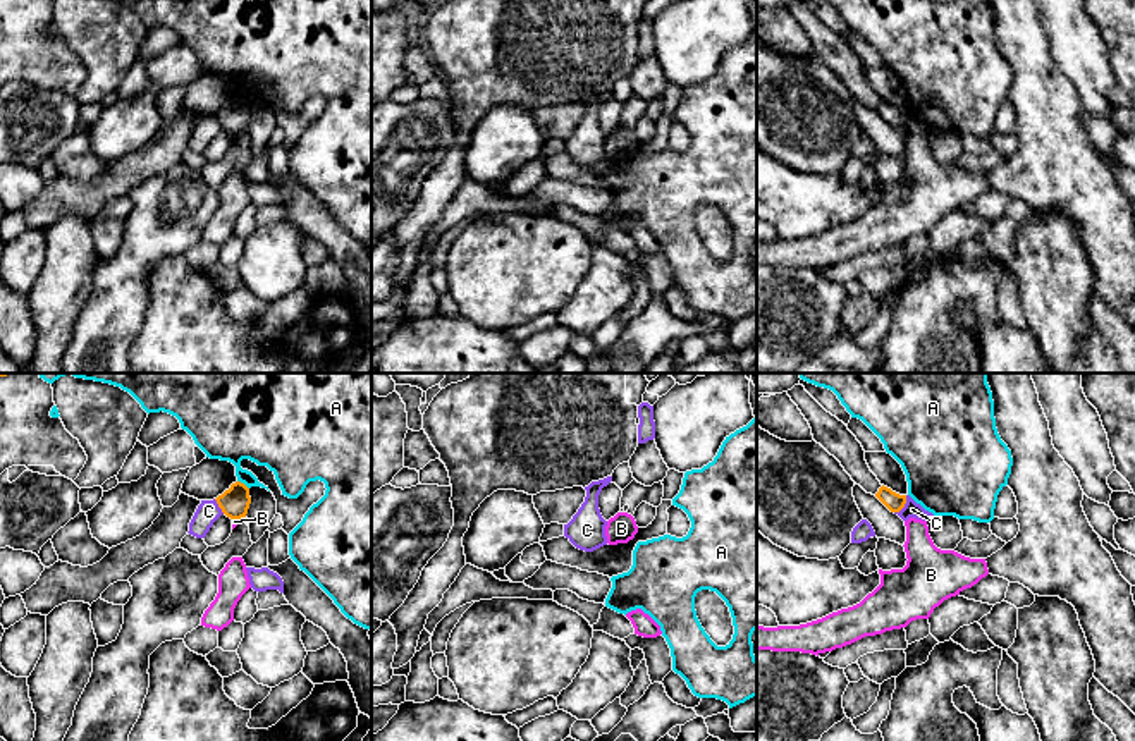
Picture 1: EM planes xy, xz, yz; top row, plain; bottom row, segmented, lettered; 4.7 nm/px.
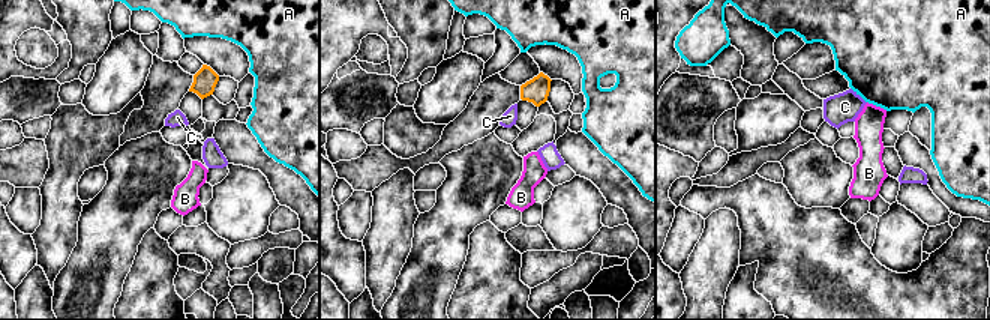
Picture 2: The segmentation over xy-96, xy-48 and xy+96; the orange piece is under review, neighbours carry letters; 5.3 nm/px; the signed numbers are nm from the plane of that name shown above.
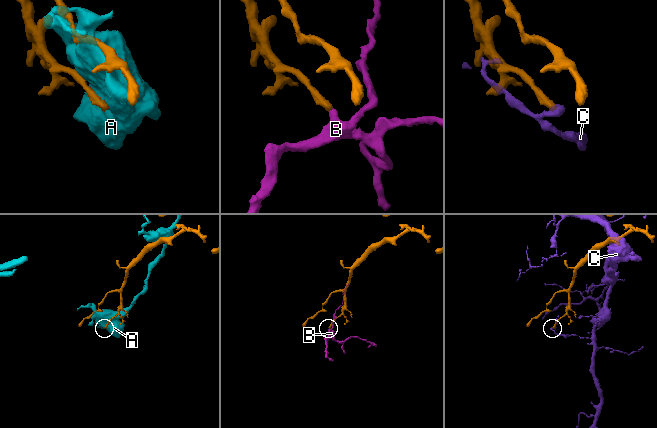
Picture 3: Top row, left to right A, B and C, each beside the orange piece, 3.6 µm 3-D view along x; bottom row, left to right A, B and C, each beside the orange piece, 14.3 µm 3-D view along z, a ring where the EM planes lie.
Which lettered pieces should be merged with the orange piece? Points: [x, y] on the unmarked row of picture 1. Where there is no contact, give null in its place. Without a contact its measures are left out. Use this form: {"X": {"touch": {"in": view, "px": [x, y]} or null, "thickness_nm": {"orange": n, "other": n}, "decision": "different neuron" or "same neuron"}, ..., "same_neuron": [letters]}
{"A": {"touch": {"in": "xy", "px": [243, 98]}, "thickness_nm": {"orange": 140, "other": 280}, "decision": "different neuron"}, "B": {"touch": {"in": "xy", "px": [236, 133]}, "thickness_nm": {"orange": 140, "other": 30}, "decision": "different neuron"}, "C": {"touch": {"in": "yz", "px": [903, 121]}, "thickness_nm": {"orange": 90, "other": 80}, "decision": "different neuron"}, "same_neuron": []}

